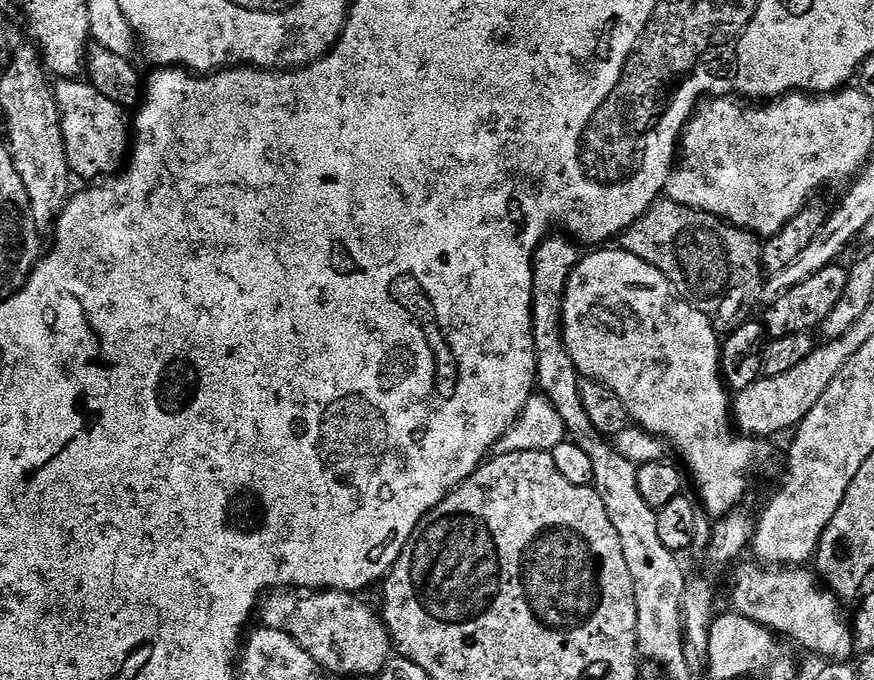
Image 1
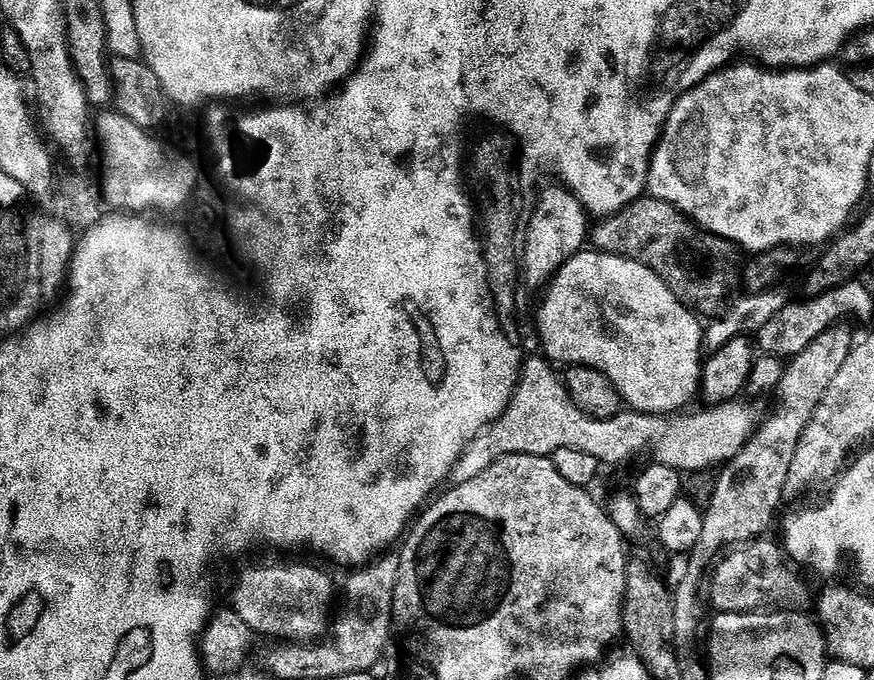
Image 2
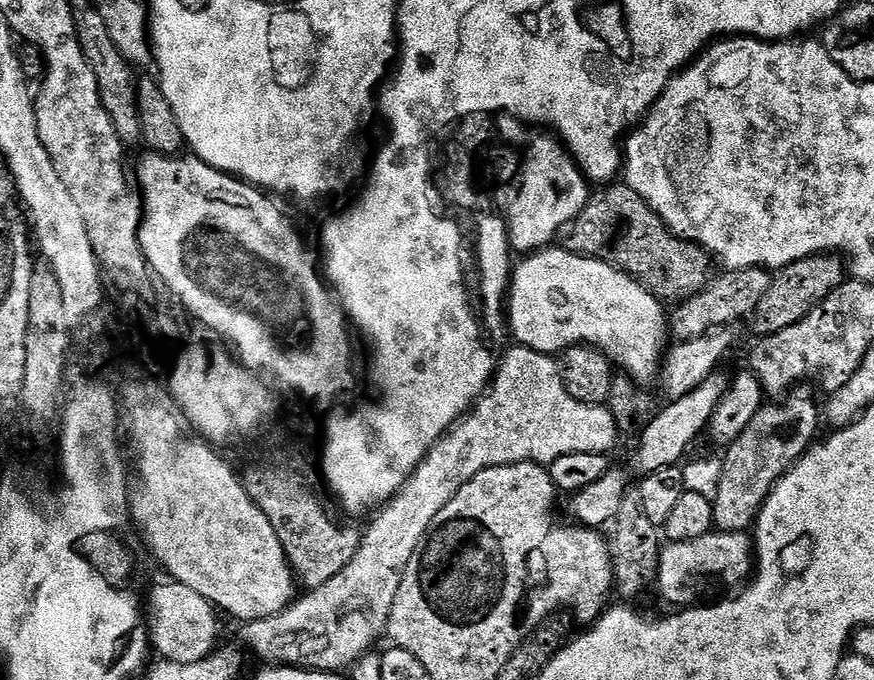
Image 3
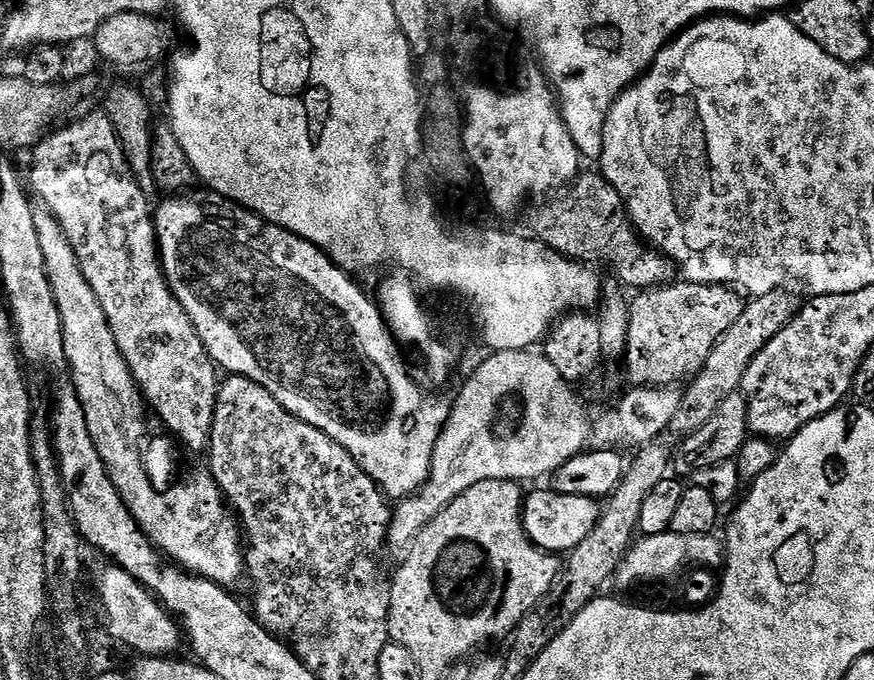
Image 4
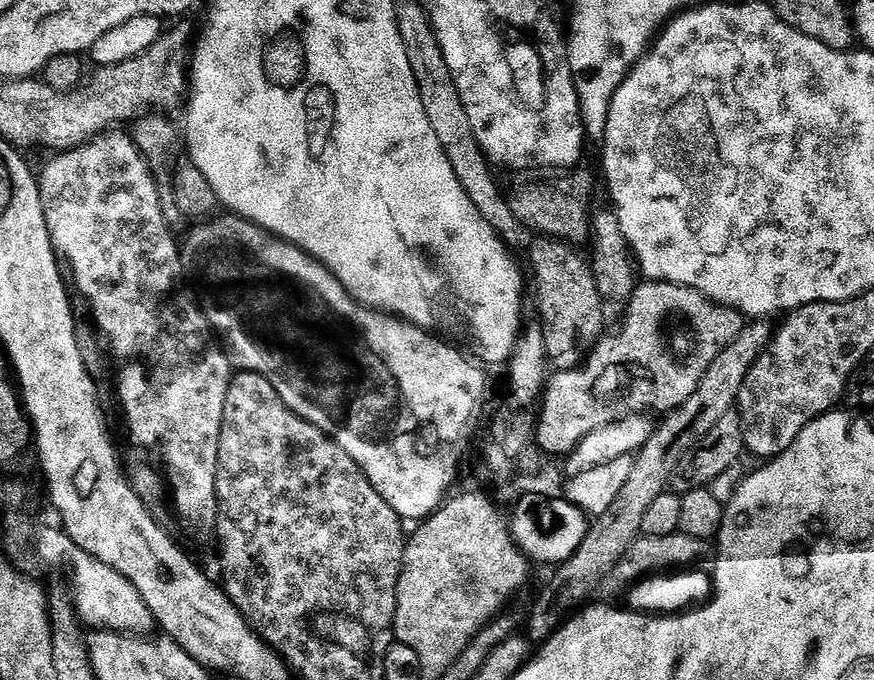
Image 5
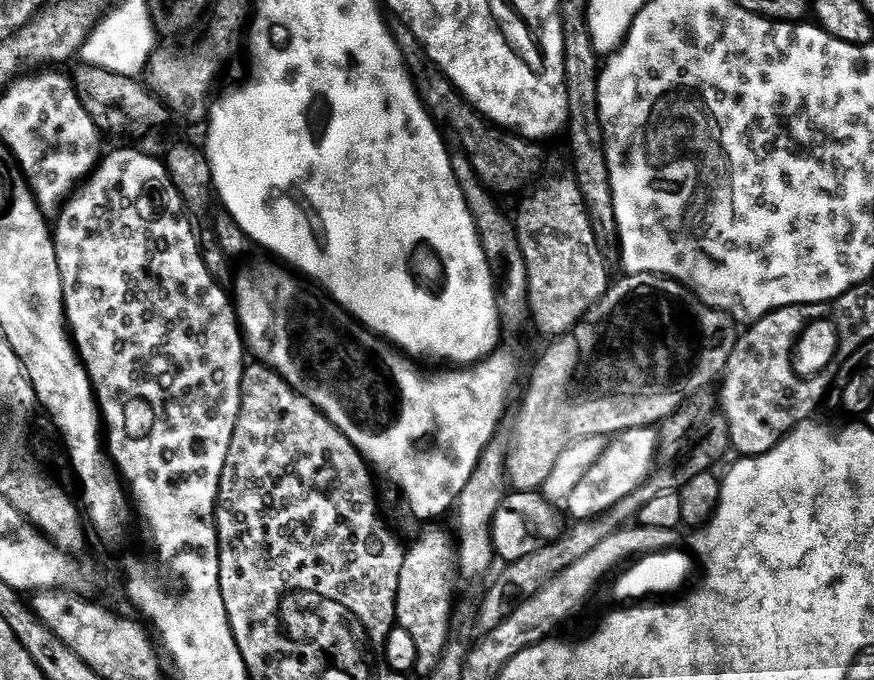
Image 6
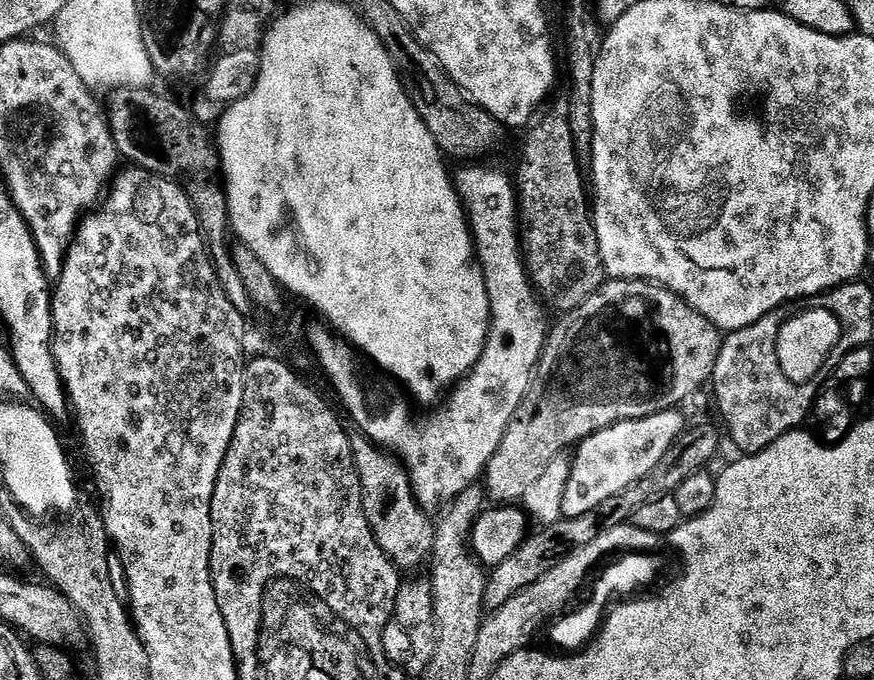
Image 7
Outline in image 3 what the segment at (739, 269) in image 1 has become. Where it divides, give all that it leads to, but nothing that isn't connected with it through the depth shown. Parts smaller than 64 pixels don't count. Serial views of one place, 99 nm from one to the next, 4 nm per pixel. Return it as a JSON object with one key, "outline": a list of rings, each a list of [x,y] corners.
{"outline":[[[623,182],[616,183],[601,187],[600,193],[589,199],[582,214],[578,214],[576,221],[567,229],[568,251],[622,269],[662,302],[683,302],[698,295],[713,275],[713,257],[691,240],[675,236],[633,188]]]}

